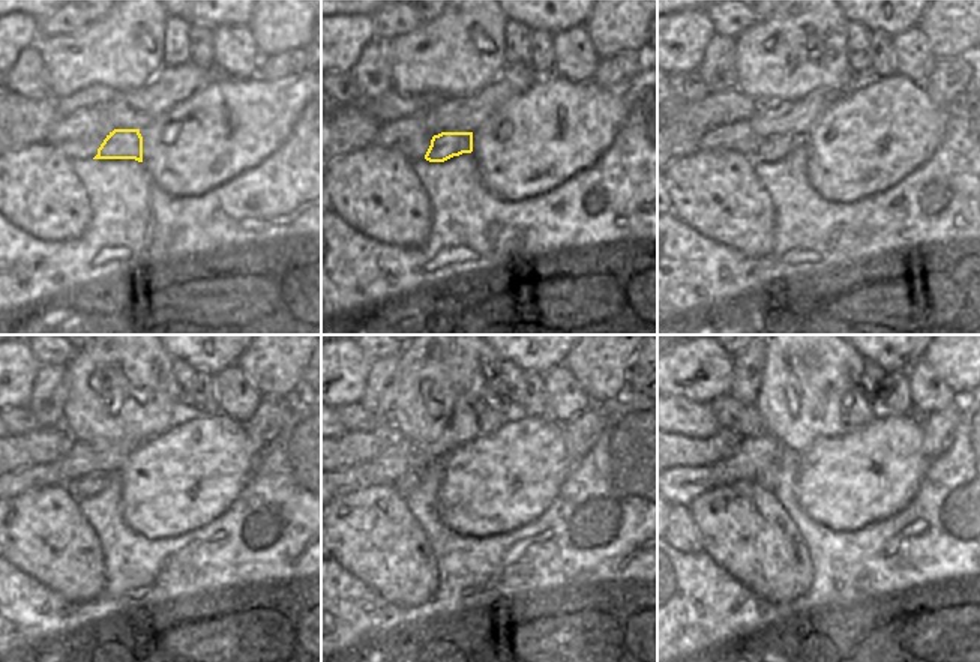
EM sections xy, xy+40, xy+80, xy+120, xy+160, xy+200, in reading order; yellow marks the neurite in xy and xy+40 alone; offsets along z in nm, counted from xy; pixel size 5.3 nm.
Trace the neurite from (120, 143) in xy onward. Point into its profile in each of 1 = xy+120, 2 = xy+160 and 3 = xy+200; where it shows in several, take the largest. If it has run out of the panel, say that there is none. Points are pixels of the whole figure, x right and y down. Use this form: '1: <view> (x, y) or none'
1: xy+120 (90, 485)
2: xy+160 (422, 487)
3: xy+200 (754, 485)

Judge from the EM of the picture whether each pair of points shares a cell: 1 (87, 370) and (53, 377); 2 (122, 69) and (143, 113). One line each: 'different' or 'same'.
1: different
2: different

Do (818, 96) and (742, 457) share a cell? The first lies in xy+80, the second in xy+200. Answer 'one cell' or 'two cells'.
one cell

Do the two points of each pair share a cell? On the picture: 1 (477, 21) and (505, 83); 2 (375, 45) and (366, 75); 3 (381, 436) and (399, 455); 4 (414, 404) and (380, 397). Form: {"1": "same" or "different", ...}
{"1": "different", "2": "same", "3": "different", "4": "different"}

